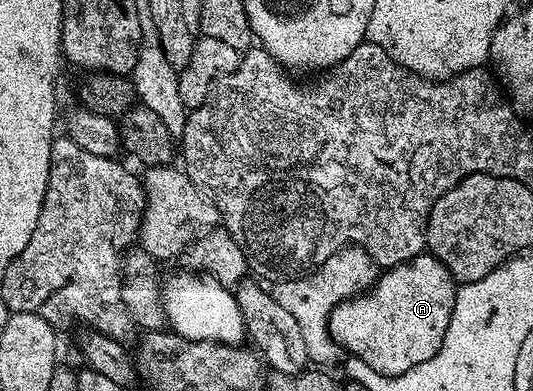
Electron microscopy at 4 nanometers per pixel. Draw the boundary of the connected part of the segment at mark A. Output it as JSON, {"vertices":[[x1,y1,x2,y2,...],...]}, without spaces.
{"vertices":[[431,253,418,254,410,261,387,268,369,290,338,304,328,318,328,332,351,358,366,361,374,373,401,375,414,369,414,365,422,365,422,361,430,361,430,357,442,349,457,286,442,261]]}

